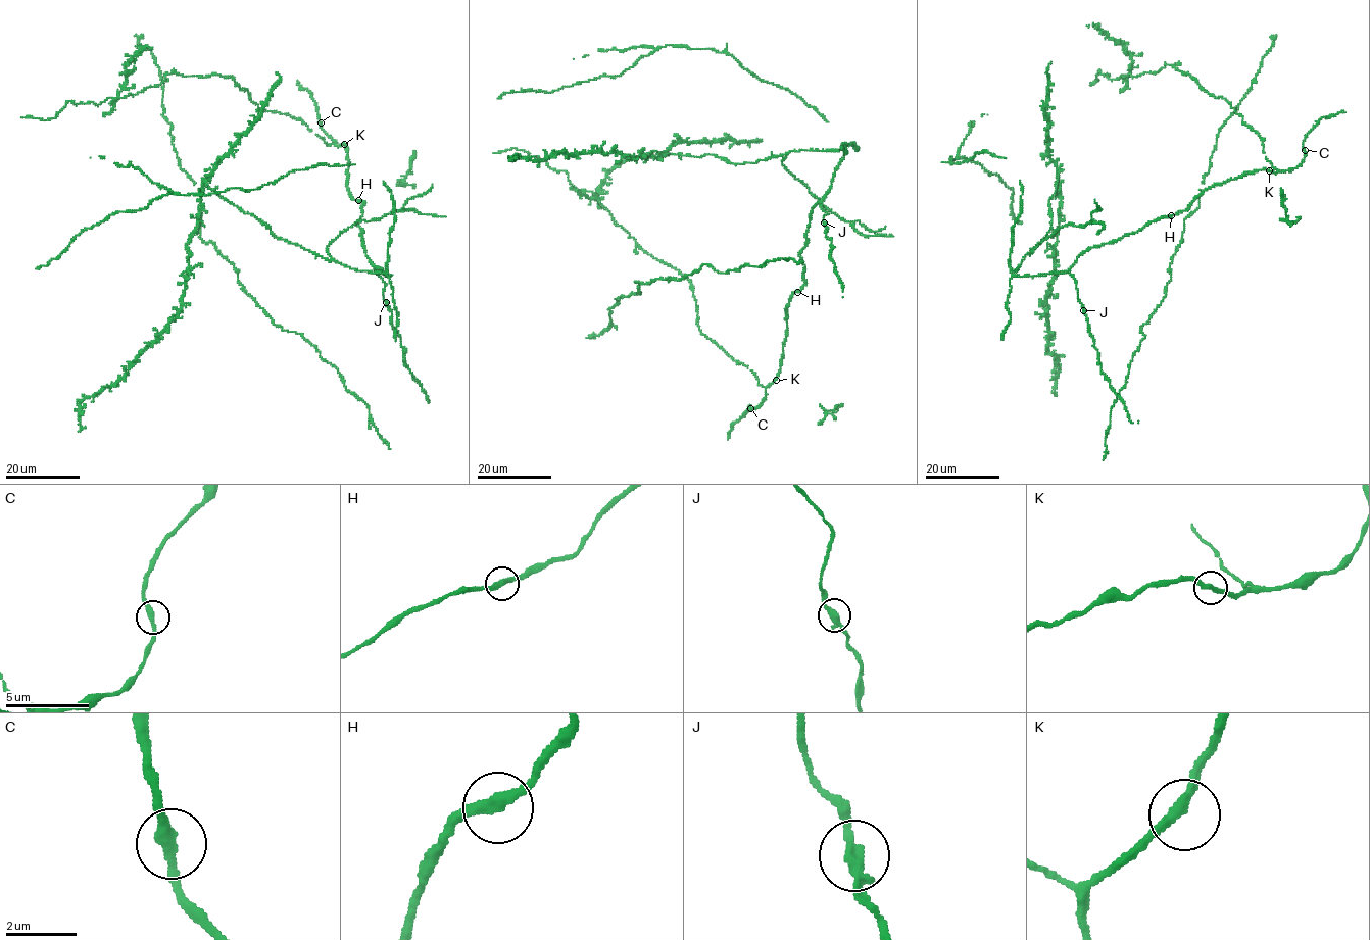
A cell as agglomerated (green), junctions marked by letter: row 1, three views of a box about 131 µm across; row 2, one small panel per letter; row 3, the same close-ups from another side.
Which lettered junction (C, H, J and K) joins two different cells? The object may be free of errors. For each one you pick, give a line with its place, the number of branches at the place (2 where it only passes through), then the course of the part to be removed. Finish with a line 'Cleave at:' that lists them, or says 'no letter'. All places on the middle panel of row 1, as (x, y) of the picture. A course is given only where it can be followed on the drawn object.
Cleave at: no letter

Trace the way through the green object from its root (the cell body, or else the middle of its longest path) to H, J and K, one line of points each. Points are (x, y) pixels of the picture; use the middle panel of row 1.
H: (820, 202), (810, 213), (806, 245), (799, 253), (805, 284), (797, 292)
J: (820, 202), (827, 214), (823, 216), (824, 223)
K: (820, 202), (810, 213), (806, 245), (799, 253), (805, 284), (792, 295), (786, 308), (787, 328), (776, 380)

